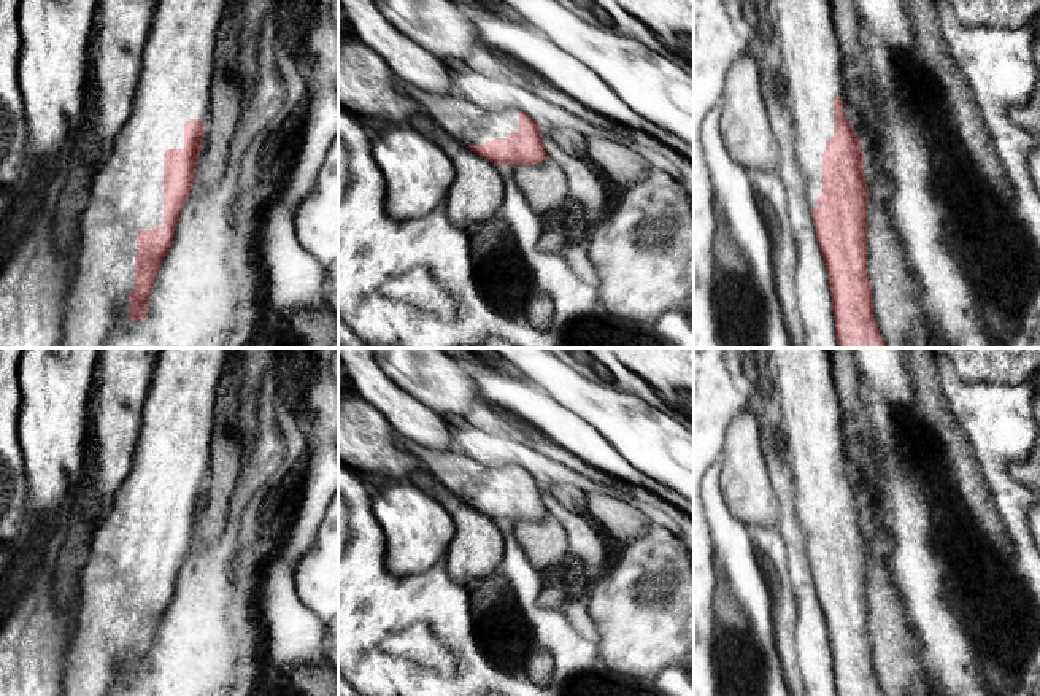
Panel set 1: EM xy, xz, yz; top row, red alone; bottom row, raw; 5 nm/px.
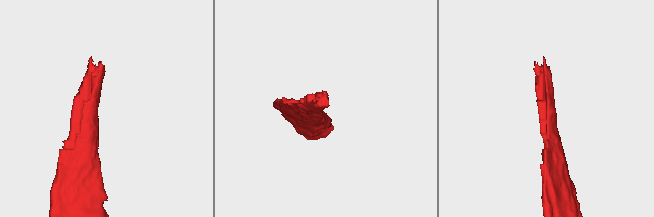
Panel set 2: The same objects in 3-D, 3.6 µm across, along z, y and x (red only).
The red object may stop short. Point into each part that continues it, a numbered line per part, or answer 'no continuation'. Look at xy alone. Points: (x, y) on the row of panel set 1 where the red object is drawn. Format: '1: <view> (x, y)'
1: xy (177, 67)

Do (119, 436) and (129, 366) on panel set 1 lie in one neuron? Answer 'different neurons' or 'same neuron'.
same neuron

